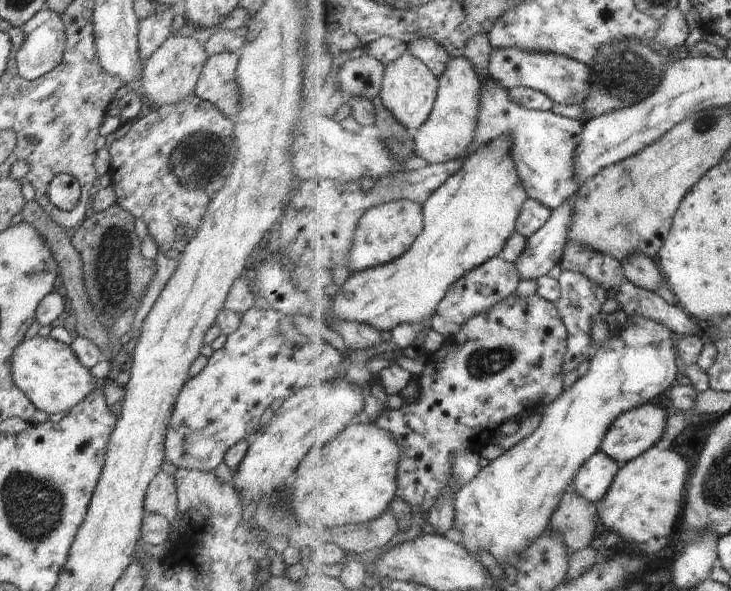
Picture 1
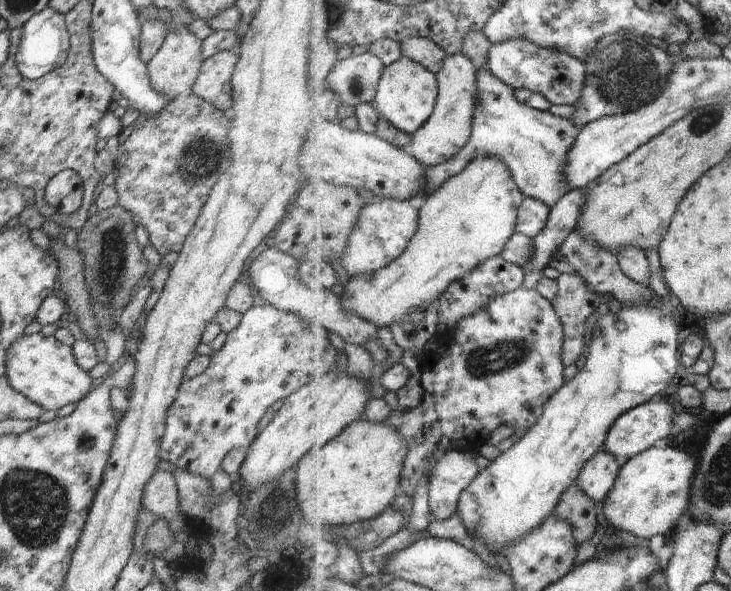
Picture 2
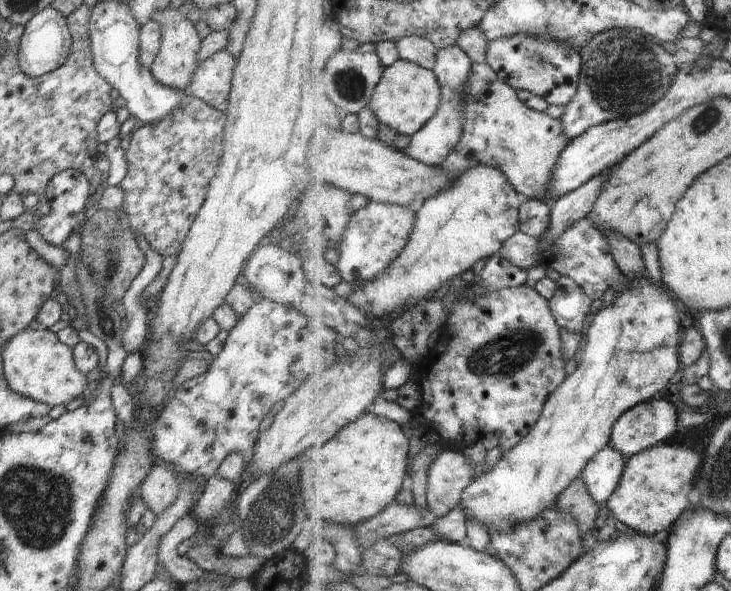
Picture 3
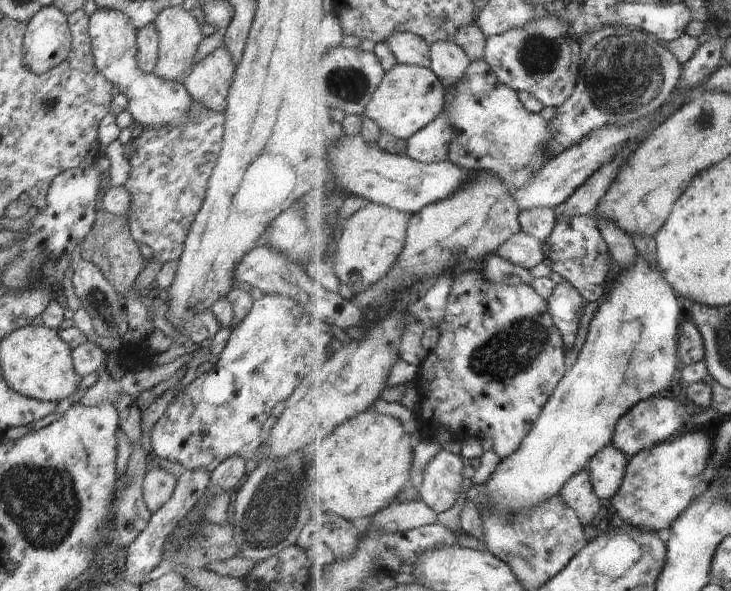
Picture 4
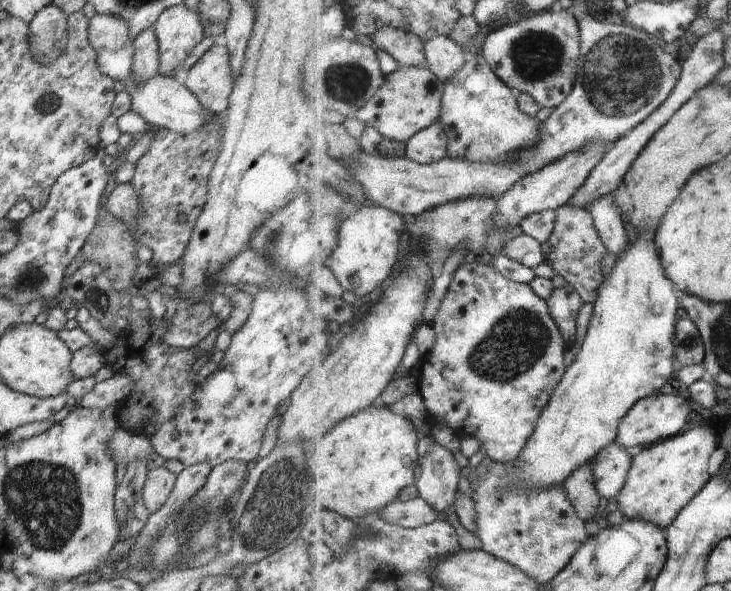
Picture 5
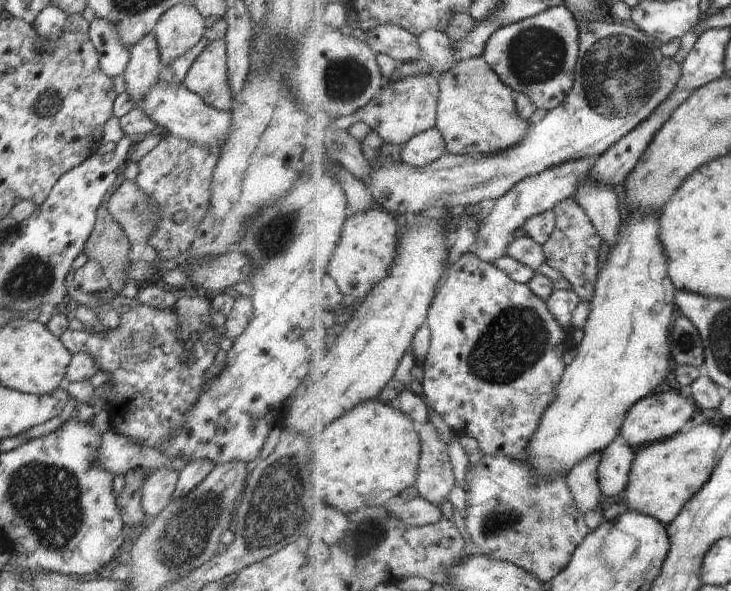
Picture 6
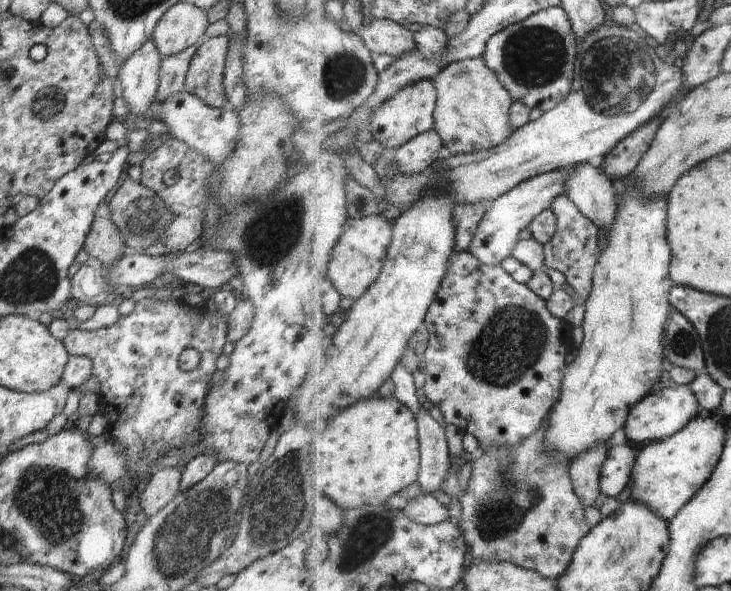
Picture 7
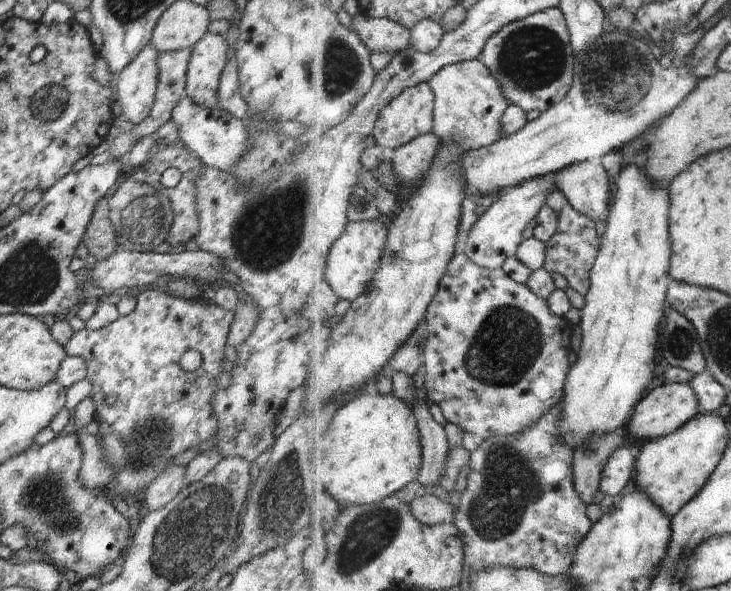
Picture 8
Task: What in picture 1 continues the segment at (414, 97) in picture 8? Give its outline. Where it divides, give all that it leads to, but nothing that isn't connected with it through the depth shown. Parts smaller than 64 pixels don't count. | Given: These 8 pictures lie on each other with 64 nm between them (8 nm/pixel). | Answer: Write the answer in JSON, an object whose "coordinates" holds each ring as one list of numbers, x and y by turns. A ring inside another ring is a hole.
{"coordinates":[[408,52,388,66,385,84,380,95,386,108,393,112,397,119,411,131,415,132,429,121,437,104,440,89,441,79,439,76,434,74,434,71,425,62]]}

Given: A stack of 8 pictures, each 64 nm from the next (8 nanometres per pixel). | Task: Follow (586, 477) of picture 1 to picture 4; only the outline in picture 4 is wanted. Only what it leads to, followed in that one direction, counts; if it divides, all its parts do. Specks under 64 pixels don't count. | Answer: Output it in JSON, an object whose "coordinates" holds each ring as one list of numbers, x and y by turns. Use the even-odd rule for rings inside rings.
{"coordinates":[[614,442,601,450,591,462,590,472,595,493,606,500,614,498,624,484,631,459]]}

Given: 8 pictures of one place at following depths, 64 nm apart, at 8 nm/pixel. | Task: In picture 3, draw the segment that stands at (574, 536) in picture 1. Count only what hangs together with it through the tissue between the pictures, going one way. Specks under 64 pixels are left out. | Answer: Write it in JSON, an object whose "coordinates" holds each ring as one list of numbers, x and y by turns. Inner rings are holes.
{"coordinates":[[582,476,570,485,566,493,561,494,557,507,560,511,573,514,578,519,585,538,586,534,596,528,596,520,600,516,598,504]]}

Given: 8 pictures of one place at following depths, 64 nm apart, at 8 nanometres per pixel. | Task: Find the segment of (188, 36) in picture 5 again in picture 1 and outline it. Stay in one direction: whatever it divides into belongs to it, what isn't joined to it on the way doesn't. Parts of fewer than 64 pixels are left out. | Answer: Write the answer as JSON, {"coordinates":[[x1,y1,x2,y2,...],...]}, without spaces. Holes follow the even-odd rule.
{"coordinates":[[171,34,163,43,149,56,143,68,141,76,141,88,143,94,151,101,155,108,164,105,175,105,181,100,195,94,202,67,208,58,204,43,194,37,182,37]]}

